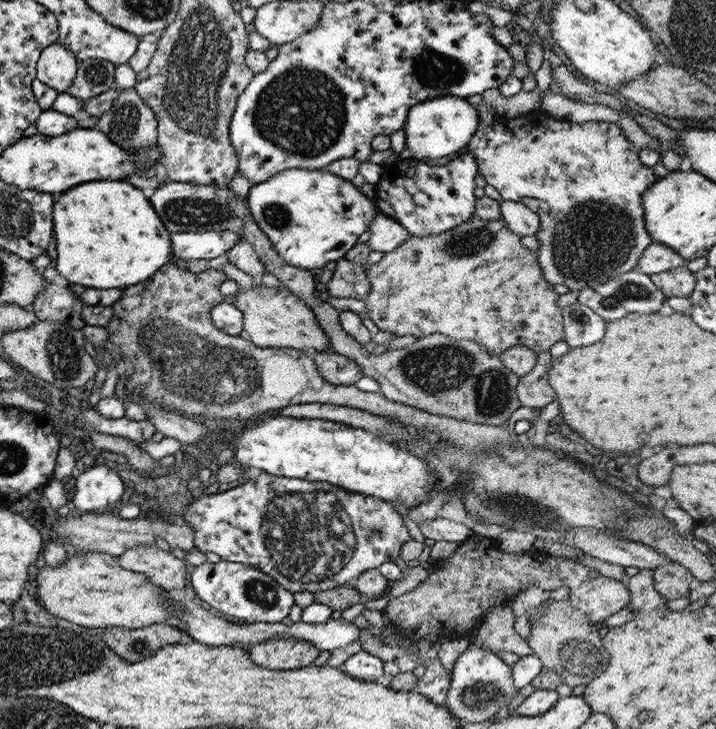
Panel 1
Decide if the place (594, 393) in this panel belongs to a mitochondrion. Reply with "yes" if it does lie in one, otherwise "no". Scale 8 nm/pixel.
no

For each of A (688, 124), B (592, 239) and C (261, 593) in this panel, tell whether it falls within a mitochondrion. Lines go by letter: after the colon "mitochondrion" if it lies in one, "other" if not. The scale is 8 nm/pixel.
A: other
B: mitochondrion
C: mitochondrion

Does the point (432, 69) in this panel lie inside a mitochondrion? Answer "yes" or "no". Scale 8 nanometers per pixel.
yes

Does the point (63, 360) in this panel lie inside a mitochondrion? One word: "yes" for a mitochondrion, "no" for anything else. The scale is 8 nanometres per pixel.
yes

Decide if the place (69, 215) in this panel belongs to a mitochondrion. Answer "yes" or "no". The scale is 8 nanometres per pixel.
no

